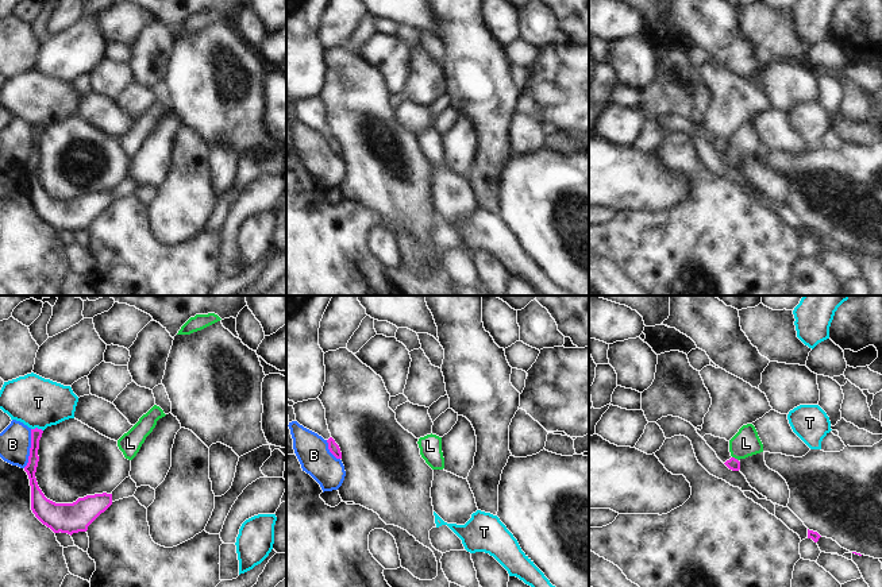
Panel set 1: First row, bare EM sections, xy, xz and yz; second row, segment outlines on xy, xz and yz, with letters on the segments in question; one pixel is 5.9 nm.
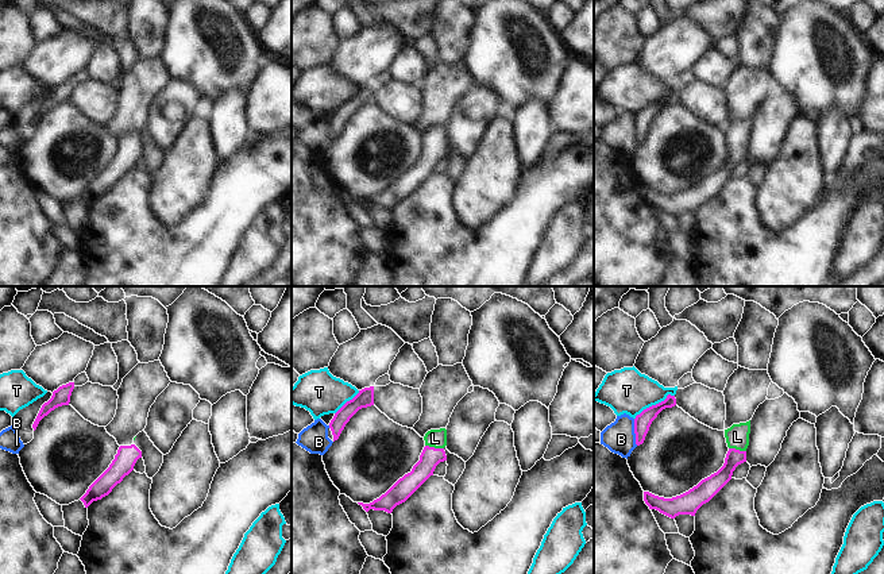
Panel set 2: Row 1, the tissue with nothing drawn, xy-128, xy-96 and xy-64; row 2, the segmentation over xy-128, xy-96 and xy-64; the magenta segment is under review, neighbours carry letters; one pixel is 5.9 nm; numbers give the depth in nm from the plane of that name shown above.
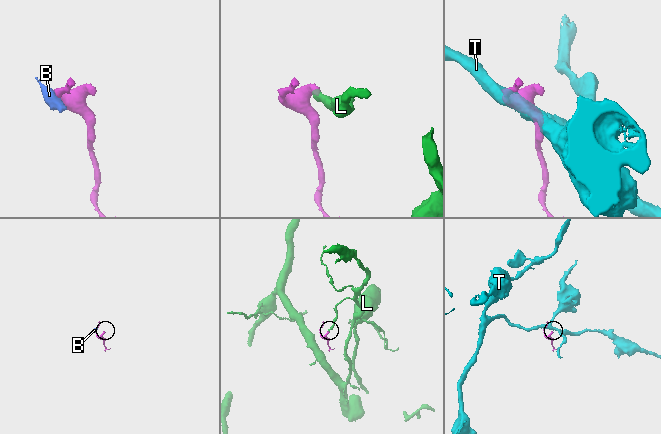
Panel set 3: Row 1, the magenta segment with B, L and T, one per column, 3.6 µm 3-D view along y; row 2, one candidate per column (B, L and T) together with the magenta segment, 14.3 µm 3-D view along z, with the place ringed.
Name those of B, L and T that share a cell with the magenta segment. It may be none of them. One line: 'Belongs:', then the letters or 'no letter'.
Belongs: L

